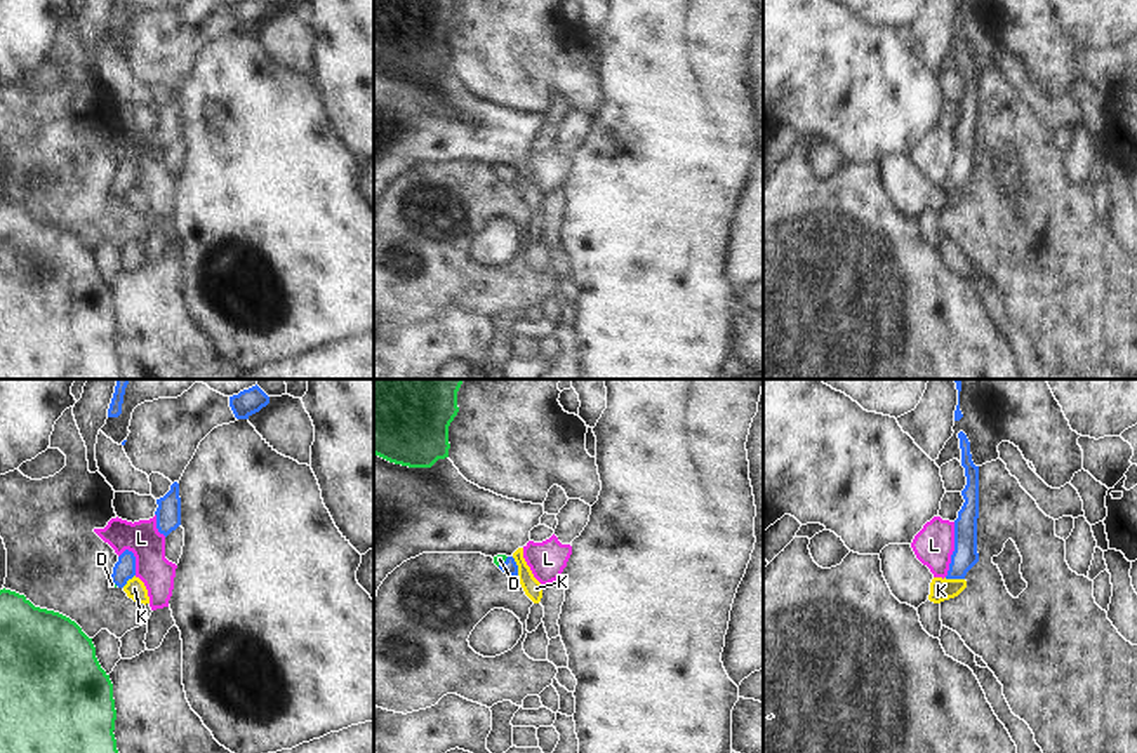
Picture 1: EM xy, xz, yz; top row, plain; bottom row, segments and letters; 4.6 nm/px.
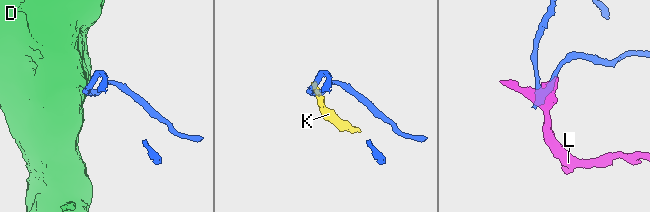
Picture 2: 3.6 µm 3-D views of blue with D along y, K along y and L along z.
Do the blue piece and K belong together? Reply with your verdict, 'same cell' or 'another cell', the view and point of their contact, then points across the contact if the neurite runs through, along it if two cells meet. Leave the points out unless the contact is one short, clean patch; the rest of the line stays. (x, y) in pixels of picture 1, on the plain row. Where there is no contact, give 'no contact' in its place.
another cell | xz (517, 178) | along xz (511, 167), (517, 176), (517, 186)

